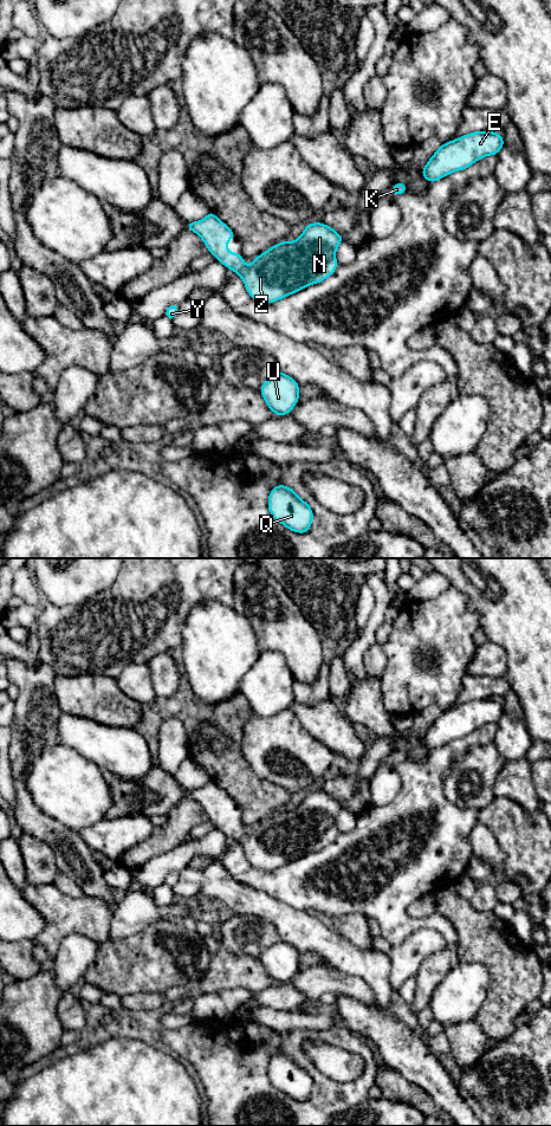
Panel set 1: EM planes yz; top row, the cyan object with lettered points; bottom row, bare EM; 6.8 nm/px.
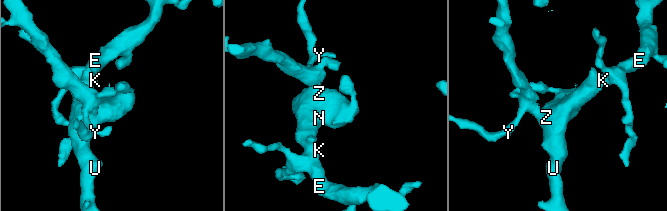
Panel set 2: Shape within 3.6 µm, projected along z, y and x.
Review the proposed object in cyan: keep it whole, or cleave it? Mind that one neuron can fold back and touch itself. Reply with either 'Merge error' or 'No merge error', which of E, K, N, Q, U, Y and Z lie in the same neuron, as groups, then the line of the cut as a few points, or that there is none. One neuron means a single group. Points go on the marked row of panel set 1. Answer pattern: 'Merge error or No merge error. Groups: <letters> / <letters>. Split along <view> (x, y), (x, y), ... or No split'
No merge error. Groups: E K N Q U Y Z. No split

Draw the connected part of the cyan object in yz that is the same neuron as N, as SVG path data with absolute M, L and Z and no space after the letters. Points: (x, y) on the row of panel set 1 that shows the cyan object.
M213 212L186 227L203 240L223 266L242 278L249 296L260 303L274 303L330 277L338 267L335 253L344 239L328 225L307 222L297 240L272 246L246 266L241 253L226 250L235 233Z

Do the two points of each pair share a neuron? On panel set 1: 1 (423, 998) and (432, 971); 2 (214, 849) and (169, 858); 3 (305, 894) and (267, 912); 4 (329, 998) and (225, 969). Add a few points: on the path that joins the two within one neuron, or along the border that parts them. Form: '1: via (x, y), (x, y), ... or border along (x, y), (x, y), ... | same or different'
1: via (423, 991), (427, 978) | same
2: via (203, 849), (192, 849), (180, 856) | same
3: border along (261, 891), (295, 908), (312, 912) | different
4: border along (335, 994), (326, 992), (318, 1000) | different

